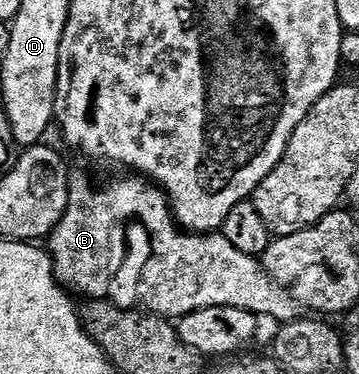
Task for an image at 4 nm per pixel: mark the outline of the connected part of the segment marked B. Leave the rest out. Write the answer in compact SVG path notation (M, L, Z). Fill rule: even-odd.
M69 173L68 176L68 203L66 212L62 220L52 229L52 233L46 239L46 249L52 256L52 272L56 275L57 282L61 287L69 288L73 286L76 290L84 290L84 298L88 300L107 300L125 308L139 308L154 314L162 314L169 320L179 320L187 316L190 312L198 312L202 308L214 308L215 306L229 306L230 308L242 308L246 312L259 316L261 319L273 318L276 324L293 322L301 317L302 307L298 300L286 288L282 288L272 279L262 265L259 257L238 252L230 240L224 238L223 233L213 232L211 234L193 234L181 228L176 219L172 217L172 207L168 204L168 196L156 185L155 182L143 176L124 176L117 182L112 182L109 186L104 186L101 190L96 190L96 186L84 174Z

